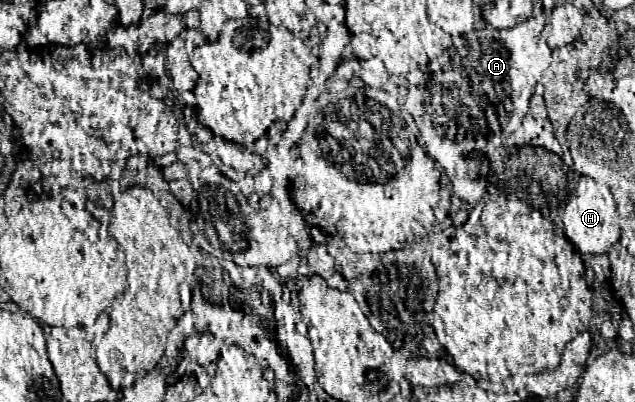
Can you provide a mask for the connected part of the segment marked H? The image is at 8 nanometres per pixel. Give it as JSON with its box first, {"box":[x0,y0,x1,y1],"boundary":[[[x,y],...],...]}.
{"box":[561,176,619,254],"boundary":[[[587,176],[579,178],[577,190],[571,194],[567,206],[561,214],[565,236],[573,242],[573,246],[579,254],[606,254],[607,250],[619,240],[619,222],[615,212],[615,200],[611,196],[611,190]]]}

